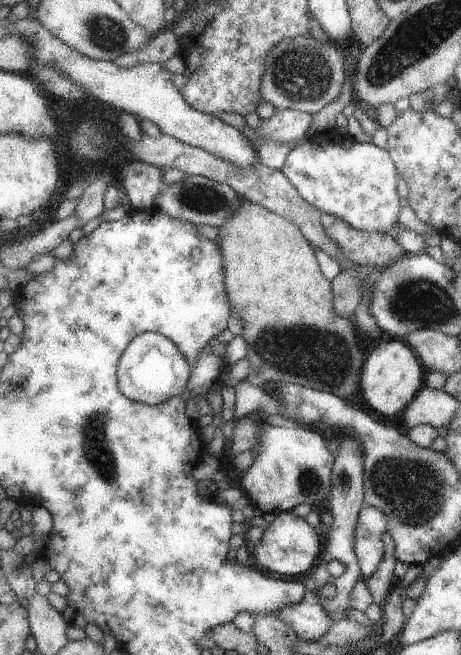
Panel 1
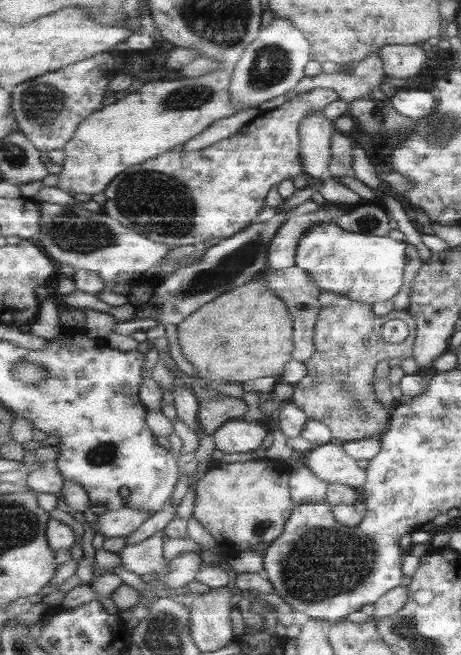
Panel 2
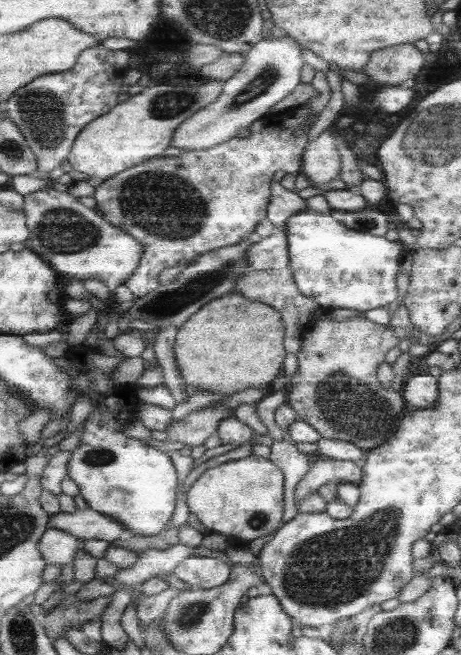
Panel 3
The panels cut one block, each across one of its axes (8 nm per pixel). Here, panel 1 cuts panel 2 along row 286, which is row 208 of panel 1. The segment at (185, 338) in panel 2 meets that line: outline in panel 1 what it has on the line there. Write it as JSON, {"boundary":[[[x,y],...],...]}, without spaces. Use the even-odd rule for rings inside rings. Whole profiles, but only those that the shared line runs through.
{"boundary":[[[242,197],[242,200],[238,211],[230,218],[230,221],[226,223],[223,221],[224,225],[217,227],[218,235],[215,237],[215,240],[220,244],[222,250],[222,259],[226,274],[226,291],[231,303],[232,312],[235,314],[235,317],[241,319],[241,324],[243,324],[243,332],[241,335],[245,337],[247,344],[249,344],[247,358],[250,361],[250,368],[244,380],[260,388],[264,388],[277,381],[285,381],[297,383],[304,387],[319,389],[320,391],[334,394],[343,400],[345,400],[347,396],[353,395],[360,398],[358,386],[363,356],[361,356],[361,350],[359,350],[357,344],[355,344],[355,336],[353,336],[353,328],[351,328],[349,319],[337,316],[337,314],[333,312],[331,281],[323,277],[319,260],[317,260],[317,256],[315,256],[314,245],[307,240],[303,231],[296,224],[287,220],[284,216],[273,212],[271,209],[265,208],[263,205],[249,201],[247,198]]]}

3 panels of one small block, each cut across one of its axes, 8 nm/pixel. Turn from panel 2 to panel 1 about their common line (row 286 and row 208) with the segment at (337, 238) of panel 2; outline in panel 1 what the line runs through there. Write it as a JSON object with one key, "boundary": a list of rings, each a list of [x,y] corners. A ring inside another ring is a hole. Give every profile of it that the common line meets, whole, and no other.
{"boundary":[[[338,132],[323,133],[291,149],[281,169],[309,203],[345,221],[348,227],[387,235],[398,222],[401,208],[395,191],[398,172],[385,148],[357,142]]]}

